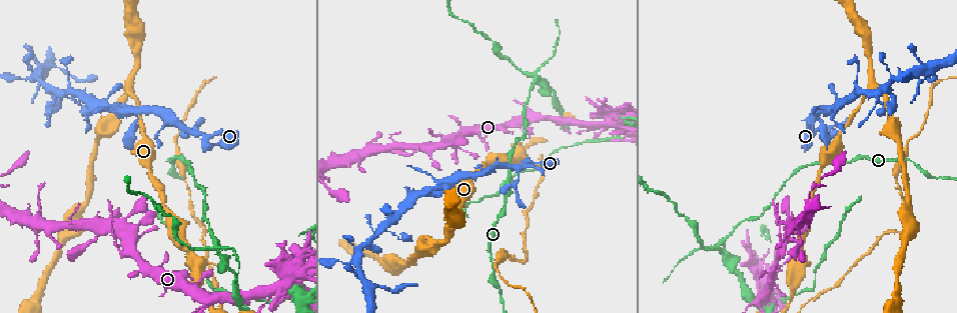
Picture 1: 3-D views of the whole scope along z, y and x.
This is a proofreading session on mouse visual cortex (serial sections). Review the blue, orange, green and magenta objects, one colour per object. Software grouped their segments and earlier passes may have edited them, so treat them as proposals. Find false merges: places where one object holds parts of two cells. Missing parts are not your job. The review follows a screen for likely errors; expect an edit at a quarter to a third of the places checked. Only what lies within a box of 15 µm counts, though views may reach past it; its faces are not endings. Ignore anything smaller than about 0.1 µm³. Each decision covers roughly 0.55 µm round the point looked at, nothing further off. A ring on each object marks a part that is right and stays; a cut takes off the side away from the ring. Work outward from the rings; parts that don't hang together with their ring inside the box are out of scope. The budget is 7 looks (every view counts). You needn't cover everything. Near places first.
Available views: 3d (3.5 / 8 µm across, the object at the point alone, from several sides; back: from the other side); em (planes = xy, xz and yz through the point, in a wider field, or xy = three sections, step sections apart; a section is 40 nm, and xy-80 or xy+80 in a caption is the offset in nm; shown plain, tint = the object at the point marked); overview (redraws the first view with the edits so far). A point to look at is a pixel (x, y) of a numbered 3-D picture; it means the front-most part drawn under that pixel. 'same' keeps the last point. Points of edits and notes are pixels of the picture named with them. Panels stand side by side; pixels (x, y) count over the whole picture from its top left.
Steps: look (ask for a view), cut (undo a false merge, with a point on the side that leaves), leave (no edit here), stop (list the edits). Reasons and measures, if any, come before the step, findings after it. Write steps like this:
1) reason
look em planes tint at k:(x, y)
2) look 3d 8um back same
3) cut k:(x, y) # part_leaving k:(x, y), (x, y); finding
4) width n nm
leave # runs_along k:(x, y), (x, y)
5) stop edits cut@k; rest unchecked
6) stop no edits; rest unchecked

three-way junction
look 3d 3.5um at 1:(39, 76)

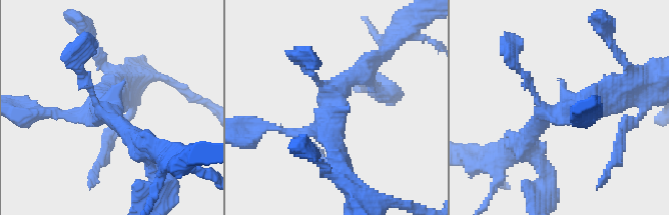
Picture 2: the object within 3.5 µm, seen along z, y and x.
look em xy step 2 tint at 2:(331, 124)

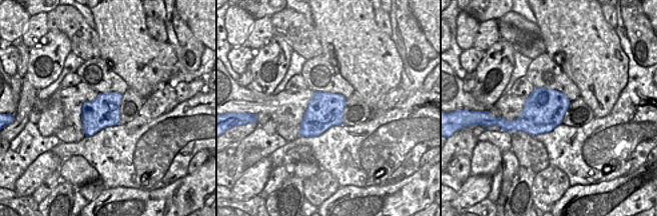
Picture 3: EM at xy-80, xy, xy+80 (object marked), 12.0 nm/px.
leave # runs_along 2:(530, 134), (548, 112), (632, 82); one cell here

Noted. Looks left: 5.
a fork
look 3d 3.5um at 1:(450, 140)

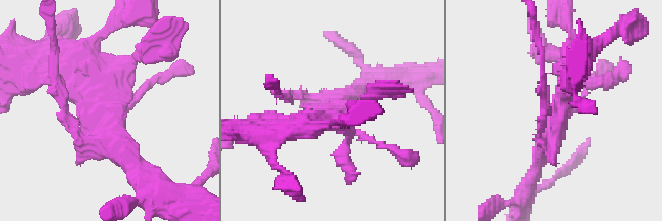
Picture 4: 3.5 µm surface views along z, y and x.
shape alone is not enough
look em xy step 1 tint at 4:(325, 117)

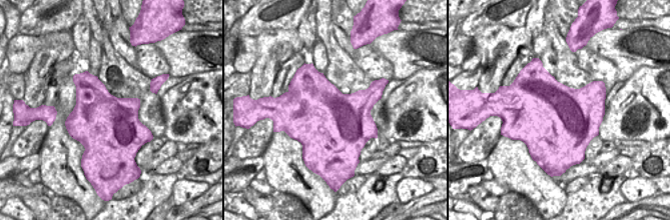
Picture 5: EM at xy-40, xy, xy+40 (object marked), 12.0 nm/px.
look em xy step 5 tint same

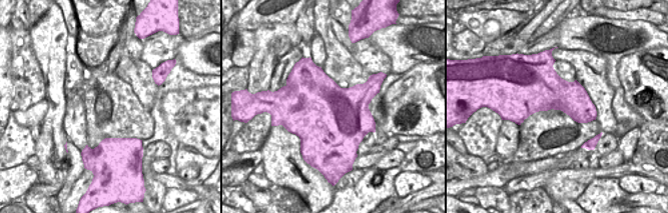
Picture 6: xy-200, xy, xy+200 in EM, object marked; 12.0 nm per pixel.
leave # runs_along 4:(123, 148), (102, 90), (50, 62); continuous, no second cell

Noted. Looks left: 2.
four or more arms meet
look 3d 3.5um at 1:(205, 297)

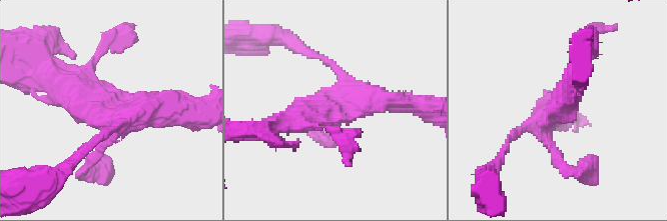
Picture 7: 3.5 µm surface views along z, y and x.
arms 4
leave # runs_along 7:(52, 75), (86, 106), (172, 109); one cell here

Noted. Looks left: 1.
stop no edits; rest unchecked

